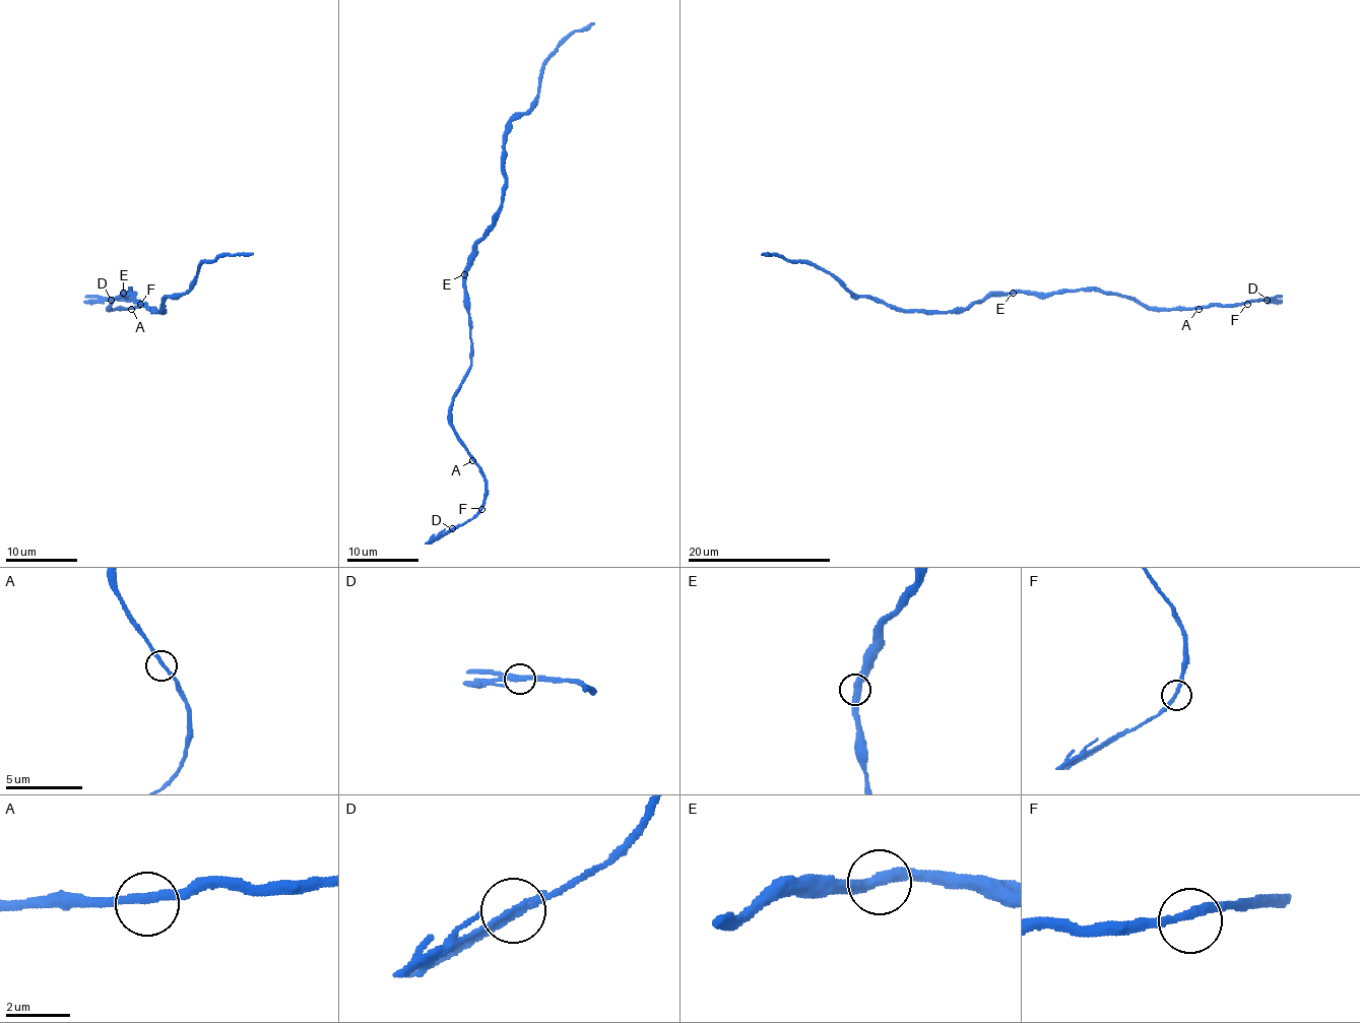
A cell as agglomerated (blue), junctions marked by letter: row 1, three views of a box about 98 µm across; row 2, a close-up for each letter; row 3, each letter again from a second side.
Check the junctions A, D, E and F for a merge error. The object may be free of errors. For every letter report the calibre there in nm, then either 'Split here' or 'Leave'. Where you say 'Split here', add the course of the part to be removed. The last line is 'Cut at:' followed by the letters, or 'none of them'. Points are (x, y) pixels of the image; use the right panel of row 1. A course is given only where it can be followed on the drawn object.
A: Thickness 260 nm. Leave
D: Thickness 260 nm. Split here. Course of the part to remove: (1267, 300), (1281, 302)
E: Thickness 420 nm. Leave
F: Thickness 240 nm. Leave
Cut at: D

